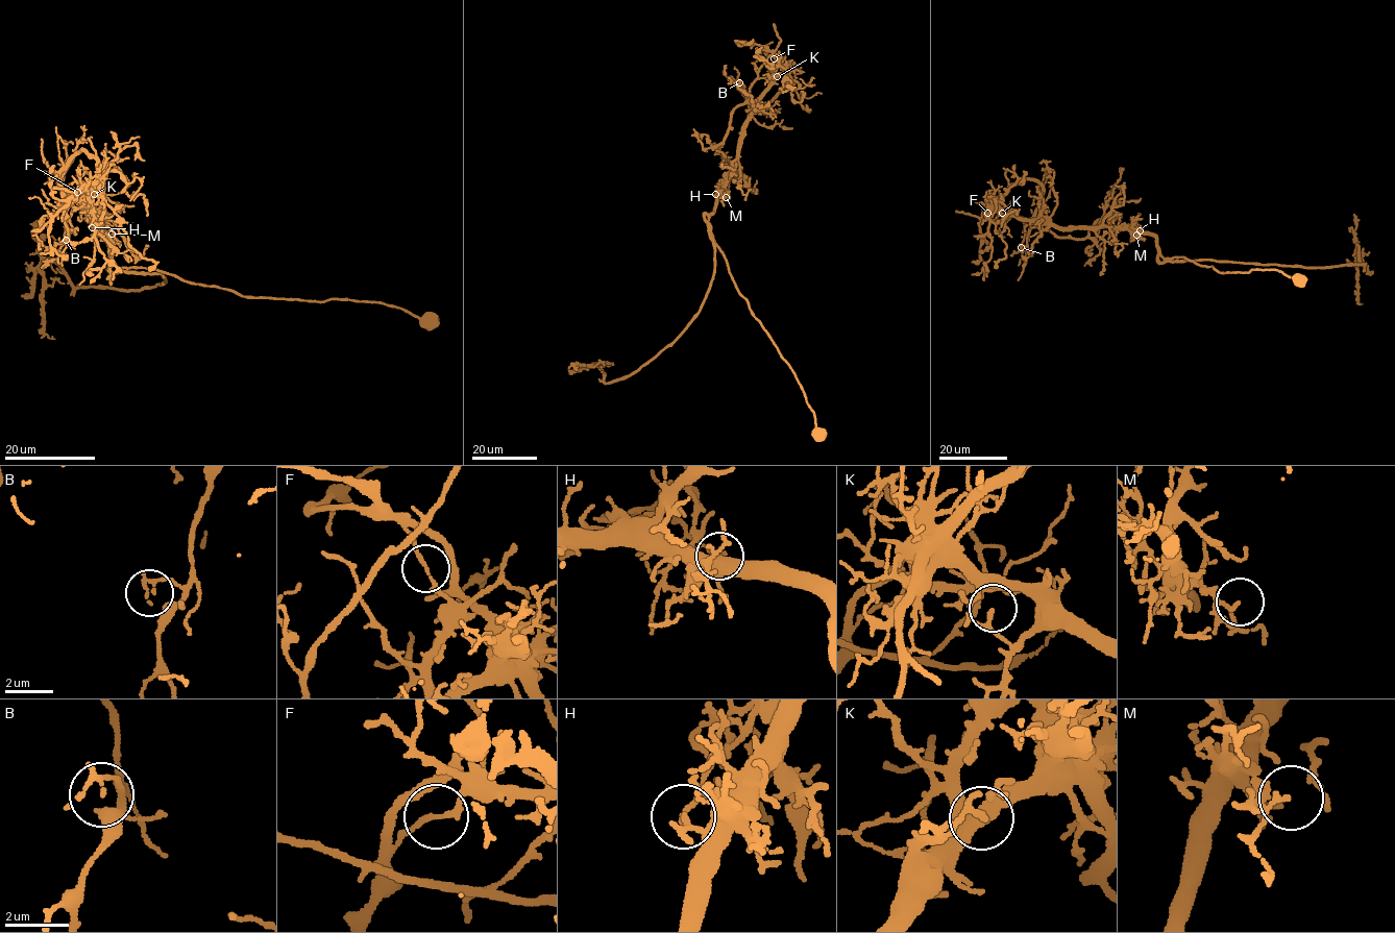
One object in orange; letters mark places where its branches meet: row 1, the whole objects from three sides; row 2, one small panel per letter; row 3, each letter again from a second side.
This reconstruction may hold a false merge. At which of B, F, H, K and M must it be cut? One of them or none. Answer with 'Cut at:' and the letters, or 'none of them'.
Cut at: F

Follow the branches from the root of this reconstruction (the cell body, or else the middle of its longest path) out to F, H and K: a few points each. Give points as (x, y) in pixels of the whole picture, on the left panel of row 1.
F: (430, 321), (378, 302), (248, 297), (153, 269), (120, 267), (99, 221), (87, 216), (89, 191), (77, 192)
H: (430, 321), (378, 302), (248, 297), (153, 269), (120, 267), (105, 236), (94, 224), (92, 227)
K: (430, 321), (378, 302), (248, 297), (153, 269), (120, 267), (99, 221), (87, 216), (94, 194)

